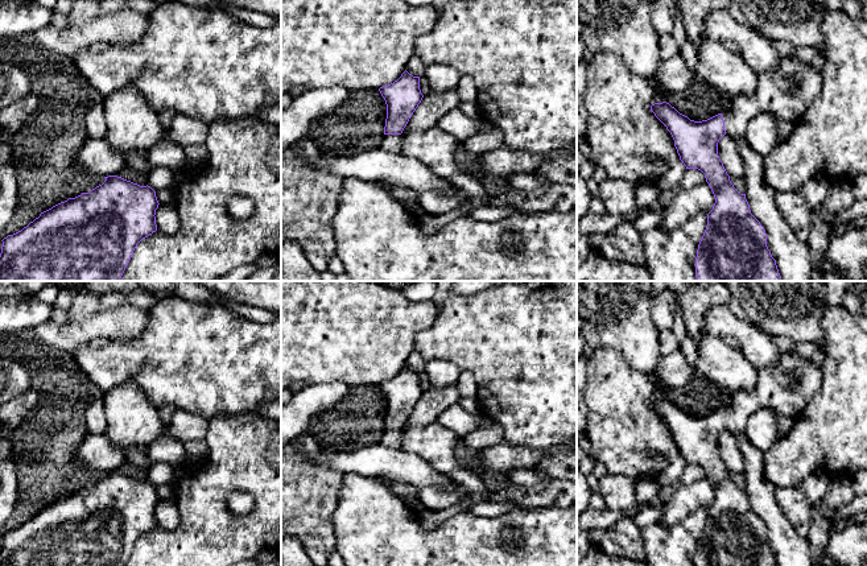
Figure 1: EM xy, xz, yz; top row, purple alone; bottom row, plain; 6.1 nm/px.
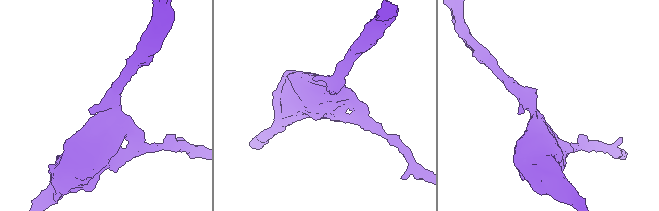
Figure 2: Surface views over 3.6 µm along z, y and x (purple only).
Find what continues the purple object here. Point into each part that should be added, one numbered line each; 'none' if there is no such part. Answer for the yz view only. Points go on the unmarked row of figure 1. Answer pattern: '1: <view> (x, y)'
1: yz (788, 387)

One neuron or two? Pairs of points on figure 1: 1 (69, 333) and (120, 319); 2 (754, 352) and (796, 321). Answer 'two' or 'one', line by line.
1: one
2: two

